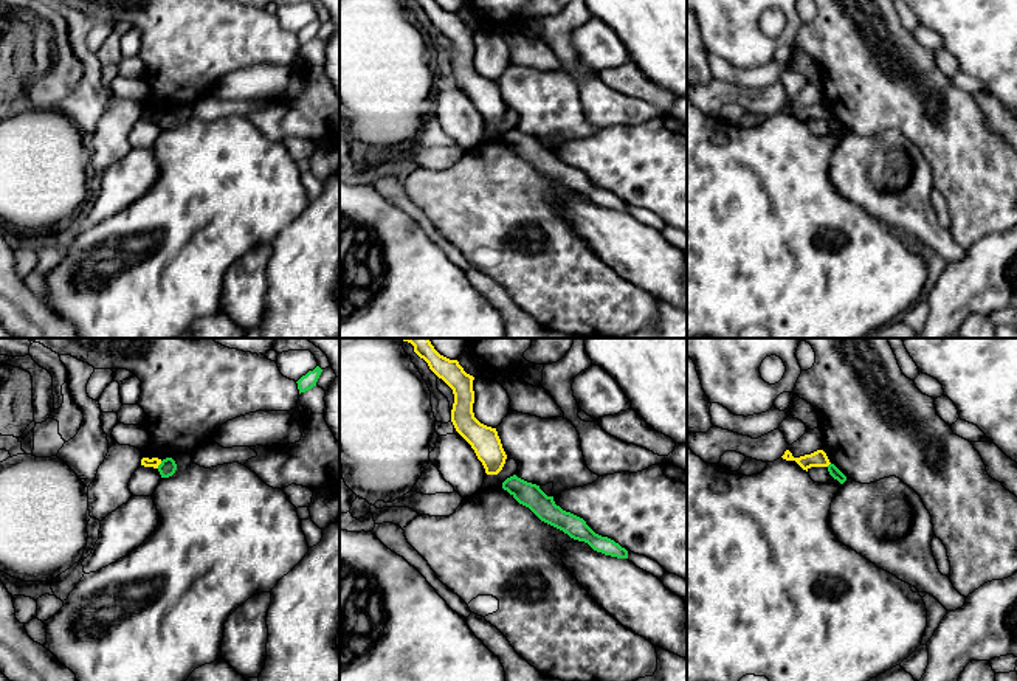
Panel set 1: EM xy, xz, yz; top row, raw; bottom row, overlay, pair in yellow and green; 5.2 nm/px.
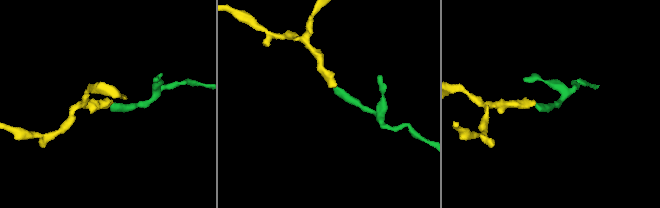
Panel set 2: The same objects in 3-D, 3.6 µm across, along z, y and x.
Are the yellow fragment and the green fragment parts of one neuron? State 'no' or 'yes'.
no

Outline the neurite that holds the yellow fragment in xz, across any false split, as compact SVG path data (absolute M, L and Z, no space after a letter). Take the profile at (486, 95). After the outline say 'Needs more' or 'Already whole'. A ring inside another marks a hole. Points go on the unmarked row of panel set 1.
M414 0L414 5L453 42L451 74L456 84L471 98L485 126L498 127L505 116L507 107L496 81L487 79L474 70L474 29L467 26L457 12L440 8L434 0Z. Already whole

